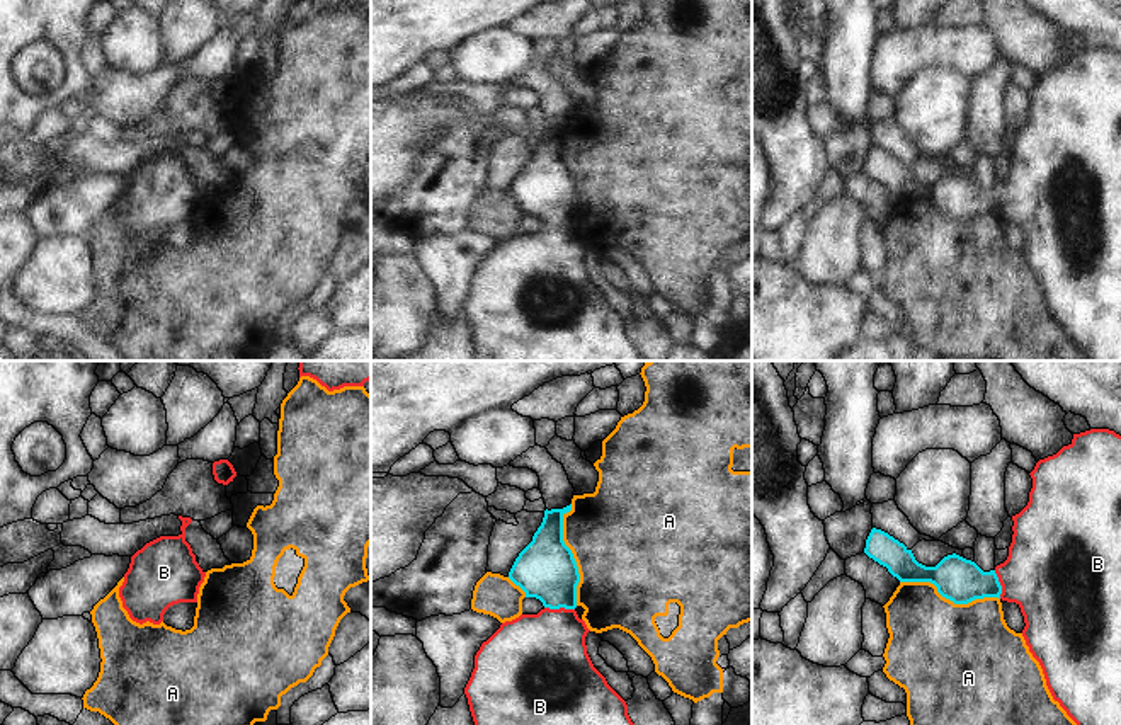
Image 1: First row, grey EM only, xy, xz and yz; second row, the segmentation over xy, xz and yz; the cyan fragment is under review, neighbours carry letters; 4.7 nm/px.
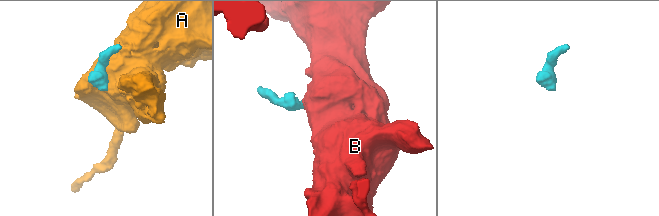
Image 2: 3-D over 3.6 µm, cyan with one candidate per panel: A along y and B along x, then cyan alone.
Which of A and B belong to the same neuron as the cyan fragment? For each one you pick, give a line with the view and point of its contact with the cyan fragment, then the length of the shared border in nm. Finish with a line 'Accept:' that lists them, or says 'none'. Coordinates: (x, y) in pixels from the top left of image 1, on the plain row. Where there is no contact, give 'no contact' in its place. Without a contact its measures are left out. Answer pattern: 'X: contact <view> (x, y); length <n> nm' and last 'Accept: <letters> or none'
B: contact xz (560, 225); length 140 nm
Accept: B

